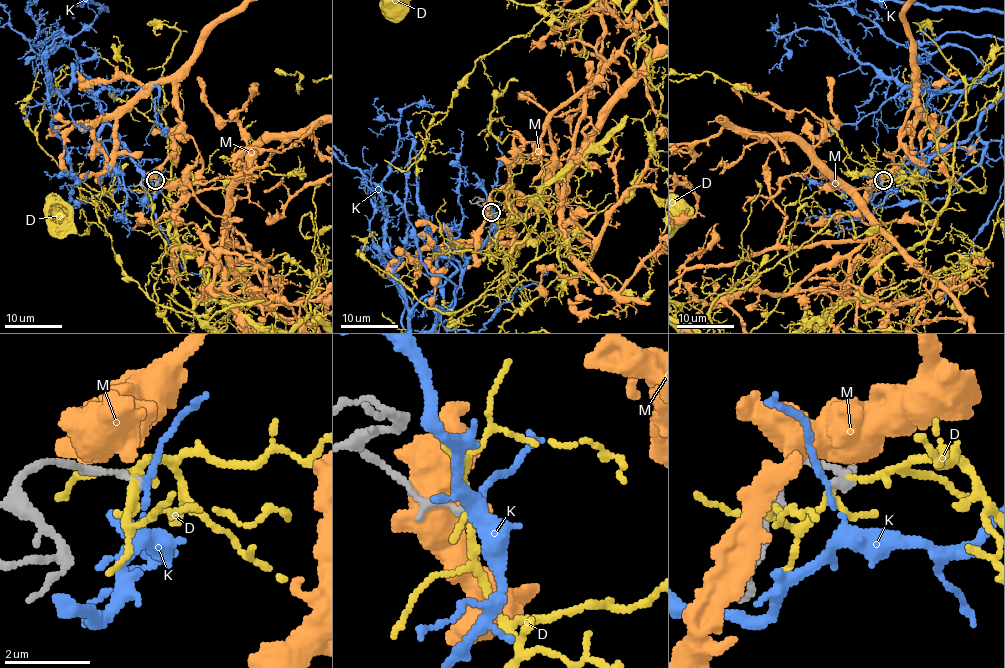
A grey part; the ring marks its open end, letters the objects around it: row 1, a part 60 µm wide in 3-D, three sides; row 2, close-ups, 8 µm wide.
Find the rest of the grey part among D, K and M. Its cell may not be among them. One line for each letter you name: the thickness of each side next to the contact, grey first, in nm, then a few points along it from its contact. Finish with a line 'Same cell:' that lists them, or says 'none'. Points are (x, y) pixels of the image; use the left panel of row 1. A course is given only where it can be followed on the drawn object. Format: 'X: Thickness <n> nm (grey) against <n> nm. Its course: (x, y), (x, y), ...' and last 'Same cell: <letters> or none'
Same cell: none

